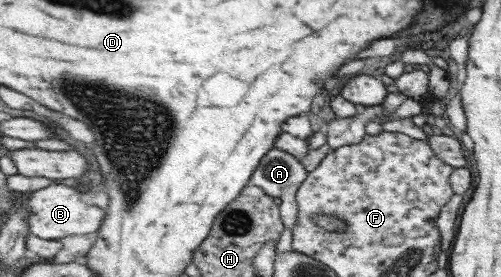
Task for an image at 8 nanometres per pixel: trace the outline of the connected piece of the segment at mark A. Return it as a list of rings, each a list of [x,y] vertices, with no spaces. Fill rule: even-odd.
[[[272,147],[260,161],[250,180],[250,184],[259,187],[266,195],[281,200],[279,216],[283,227],[290,231],[296,224],[298,214],[294,192],[304,180],[305,174],[304,167],[294,156]]]

